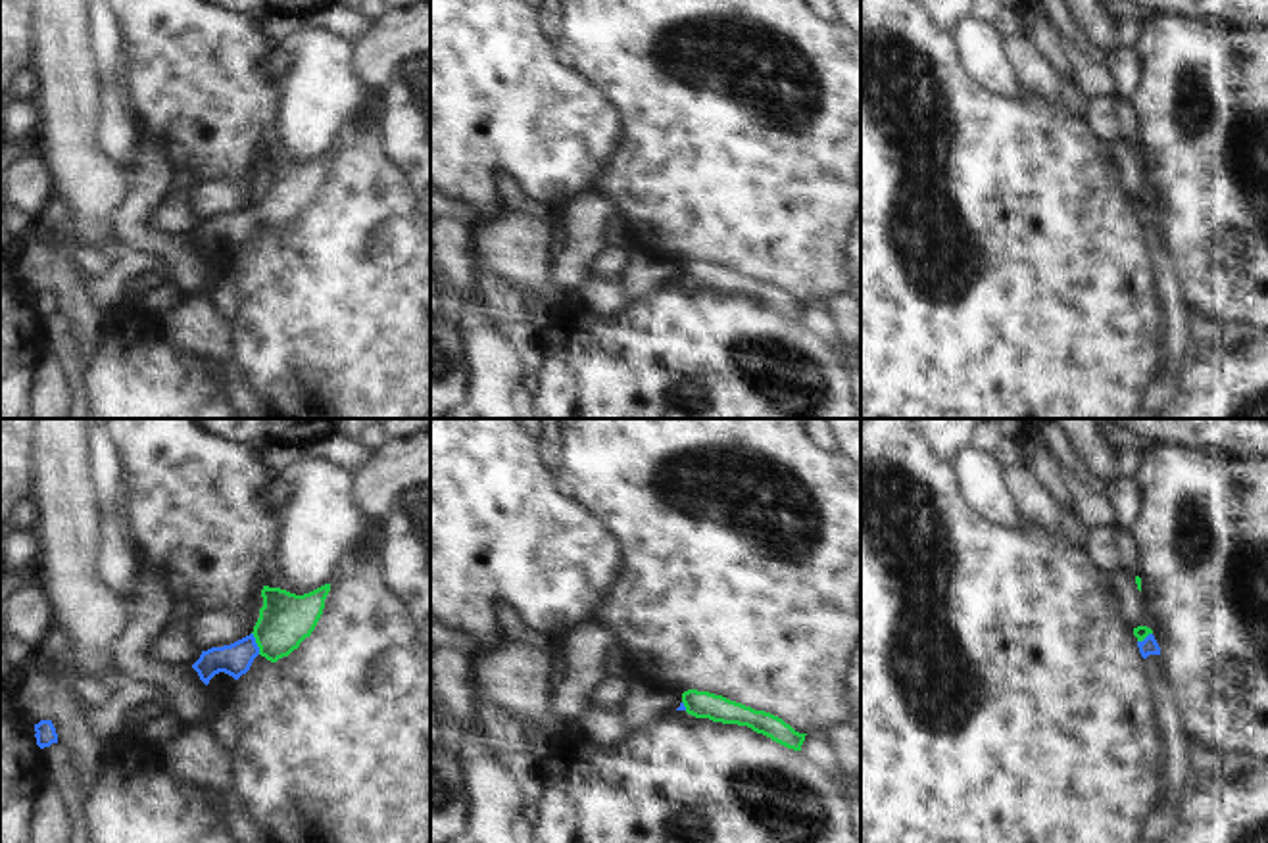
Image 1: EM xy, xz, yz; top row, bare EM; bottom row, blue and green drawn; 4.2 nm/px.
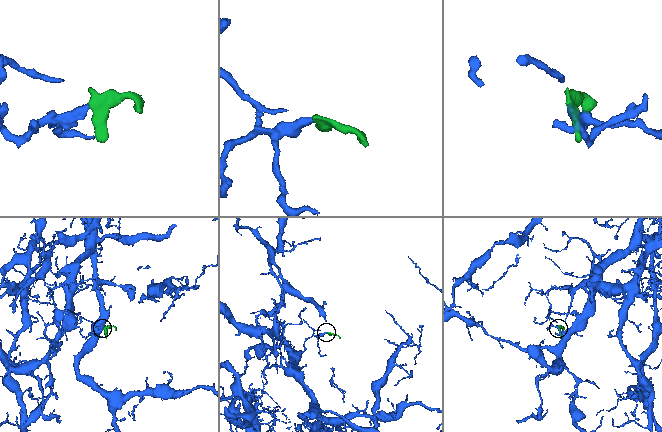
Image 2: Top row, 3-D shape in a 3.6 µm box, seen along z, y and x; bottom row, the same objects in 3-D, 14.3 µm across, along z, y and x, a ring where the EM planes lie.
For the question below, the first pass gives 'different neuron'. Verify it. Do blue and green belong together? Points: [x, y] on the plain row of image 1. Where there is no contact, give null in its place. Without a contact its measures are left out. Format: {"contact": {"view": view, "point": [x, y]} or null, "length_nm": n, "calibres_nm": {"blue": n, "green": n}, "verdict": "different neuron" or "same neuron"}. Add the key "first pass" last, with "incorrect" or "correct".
{"contact": {"view": "xy", "point": [256, 214]}, "length_nm": 100, "calibres_nm": {"blue": 140, "green": 220}, "verdict": "same neuron", "first pass": "incorrect"}

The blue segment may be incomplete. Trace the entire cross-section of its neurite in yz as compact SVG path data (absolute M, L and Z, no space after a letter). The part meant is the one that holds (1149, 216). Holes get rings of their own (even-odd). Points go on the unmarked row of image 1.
M1137 196L1134 198L1134 205L1137 207L1137 217L1143 229L1147 229L1149 225L1160 225L1160 217L1151 198Z

